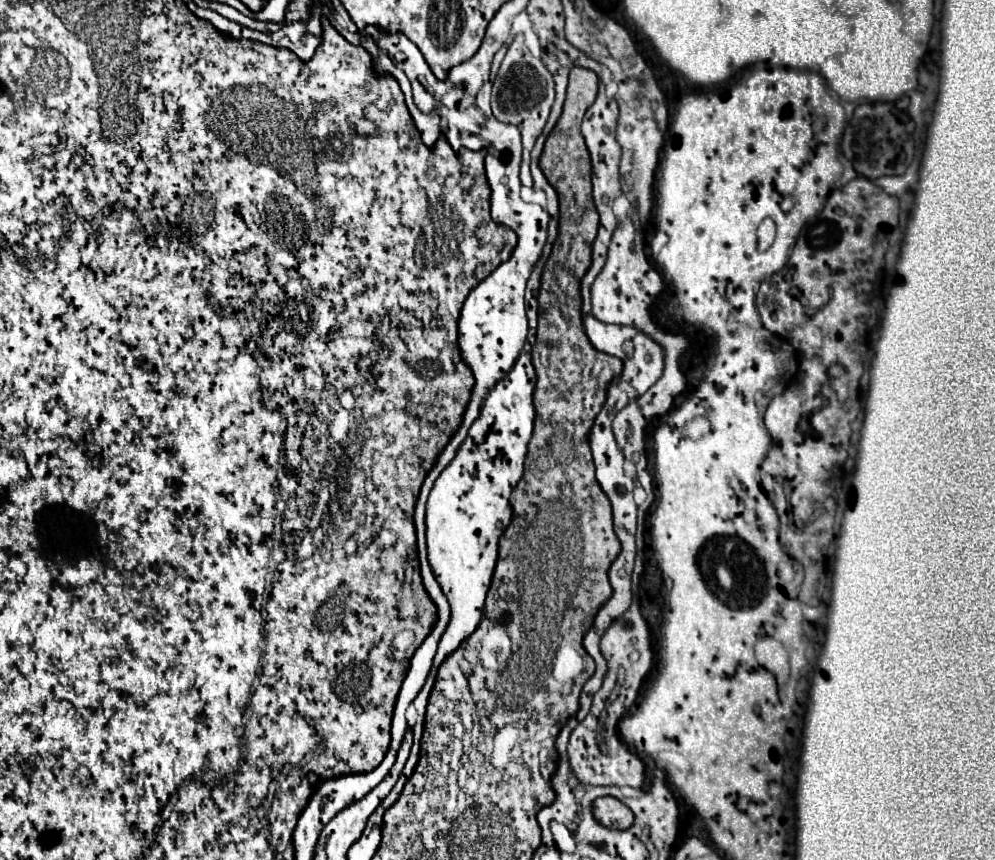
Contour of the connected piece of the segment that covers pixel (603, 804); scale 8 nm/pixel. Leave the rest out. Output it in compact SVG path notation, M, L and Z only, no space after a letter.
M601 796L593 802L593 816L615 830L625 830L633 824L633 812L613 796Z

